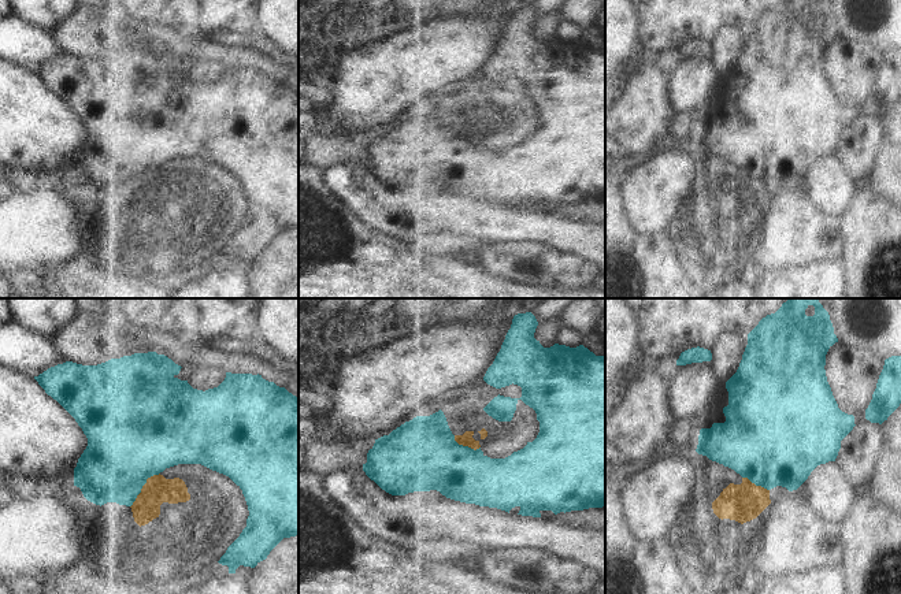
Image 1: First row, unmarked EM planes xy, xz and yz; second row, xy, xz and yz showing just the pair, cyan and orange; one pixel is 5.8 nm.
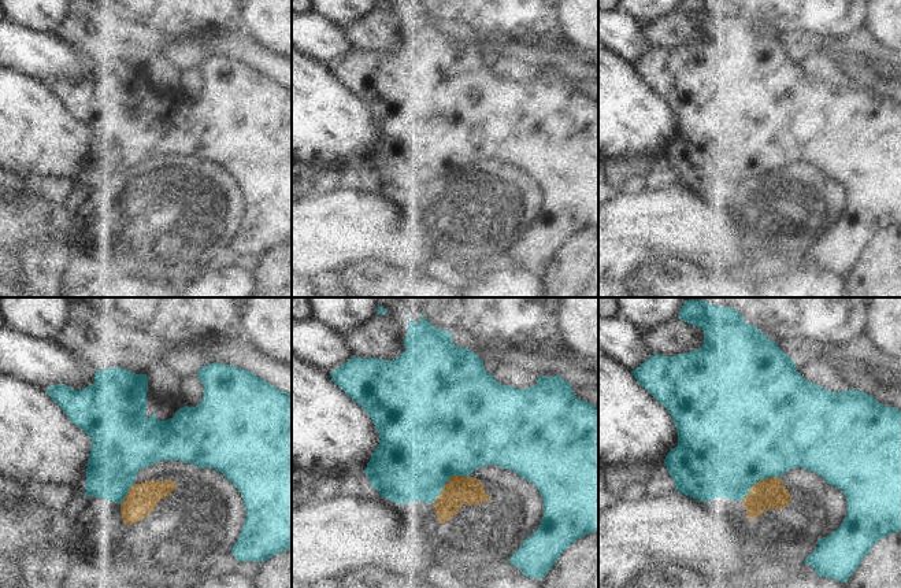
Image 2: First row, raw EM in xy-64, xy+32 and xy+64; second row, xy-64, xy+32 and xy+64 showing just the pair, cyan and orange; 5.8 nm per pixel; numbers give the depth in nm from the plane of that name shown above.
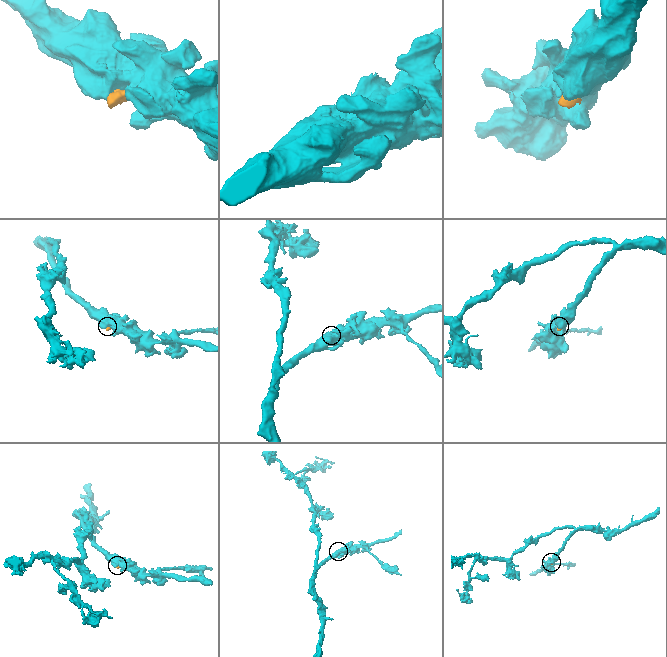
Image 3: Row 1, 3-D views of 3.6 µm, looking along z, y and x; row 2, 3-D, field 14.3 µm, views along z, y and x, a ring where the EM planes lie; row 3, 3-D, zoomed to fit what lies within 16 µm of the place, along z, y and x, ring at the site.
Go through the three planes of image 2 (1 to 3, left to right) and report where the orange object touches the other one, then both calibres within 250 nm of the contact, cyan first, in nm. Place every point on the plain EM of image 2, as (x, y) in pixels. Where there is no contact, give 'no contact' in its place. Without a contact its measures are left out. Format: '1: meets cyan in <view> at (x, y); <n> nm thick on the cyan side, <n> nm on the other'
1: meets cyan in xy-64 at (126, 187); 320 nm thick on the cyan side, 190 nm on the other
2: meets cyan in xy+32 at (447, 174); 480 nm thick on the cyan side, 170 nm on the other
3: meets cyan in xy+64 at (759, 173); 500 nm thick on the cyan side, 180 nm on the other

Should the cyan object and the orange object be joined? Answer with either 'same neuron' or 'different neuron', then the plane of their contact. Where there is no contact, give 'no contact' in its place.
same neuron; contact in xy

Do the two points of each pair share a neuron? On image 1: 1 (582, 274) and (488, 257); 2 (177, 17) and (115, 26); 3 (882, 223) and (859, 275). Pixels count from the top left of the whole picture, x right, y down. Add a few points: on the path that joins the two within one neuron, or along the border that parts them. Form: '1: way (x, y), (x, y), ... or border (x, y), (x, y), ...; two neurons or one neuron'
1: way (559, 268), (544, 266), (530, 259), (511, 259); one neuron
2: border (123, 14), (128, 19), (154, 29); two neurons
3: way (877, 236), (877, 244), (866, 263); one neuron

